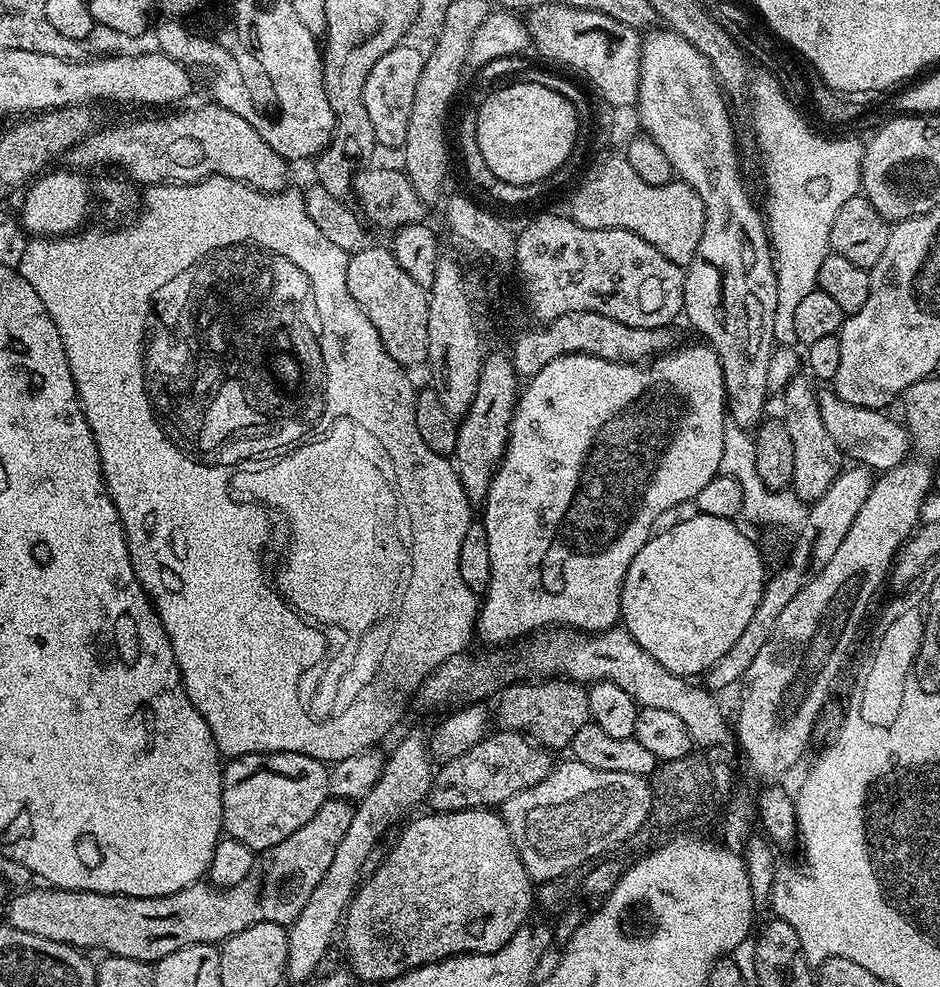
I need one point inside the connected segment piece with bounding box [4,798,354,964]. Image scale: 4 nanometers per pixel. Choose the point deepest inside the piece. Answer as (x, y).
(277, 887)

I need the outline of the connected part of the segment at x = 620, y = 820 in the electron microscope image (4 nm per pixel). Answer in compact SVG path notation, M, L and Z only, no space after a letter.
M571 758L565 760L565 764L557 763L538 786L514 794L502 805L518 858L536 882L558 878L579 864L611 853L611 848L619 849L646 822L652 809L652 786L645 777L610 774Z

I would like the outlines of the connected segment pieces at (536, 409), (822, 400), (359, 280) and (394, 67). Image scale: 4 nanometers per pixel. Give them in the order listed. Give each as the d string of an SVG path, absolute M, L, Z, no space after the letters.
M699 343L688 344L685 348L676 346L647 362L639 363L620 363L582 352L570 353L547 362L542 370L526 380L516 401L516 410L512 413L512 425L508 427L508 446L499 468L492 476L482 505L486 546L490 550L490 582L482 596L475 635L492 644L488 646L508 646L511 640L523 641L545 630L579 630L595 634L617 627L622 586L626 570L630 570L630 562L634 562L634 554L638 554L649 536L653 535L660 516L687 500L688 503L695 501L699 491L721 475L722 442L726 427L724 375L716 351L707 343Z
M826 386L819 389L817 400L823 425L843 457L876 472L900 467L907 461L912 450L911 437L901 421L896 422L879 409L855 407L838 398L835 389Z
M361 247L348 257L346 266L346 286L350 290L350 298L358 302L358 306L374 322L374 326L382 338L382 346L397 360L401 366L408 364L423 365L428 359L428 340L426 318L428 317L428 293L394 258L391 247Z
M401 46L382 54L374 62L364 83L364 105L370 114L370 126L374 126L377 145L381 149L403 149L406 142L406 126L410 122L410 106L414 102L414 90L422 74L425 53L416 48Z

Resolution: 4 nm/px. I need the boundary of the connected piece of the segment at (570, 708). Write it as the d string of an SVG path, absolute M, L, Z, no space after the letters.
M540 678L535 682L513 682L499 693L500 701L494 704L494 720L503 731L519 732L529 740L549 749L567 749L574 734L590 722L588 714L588 688L583 683L567 678Z

